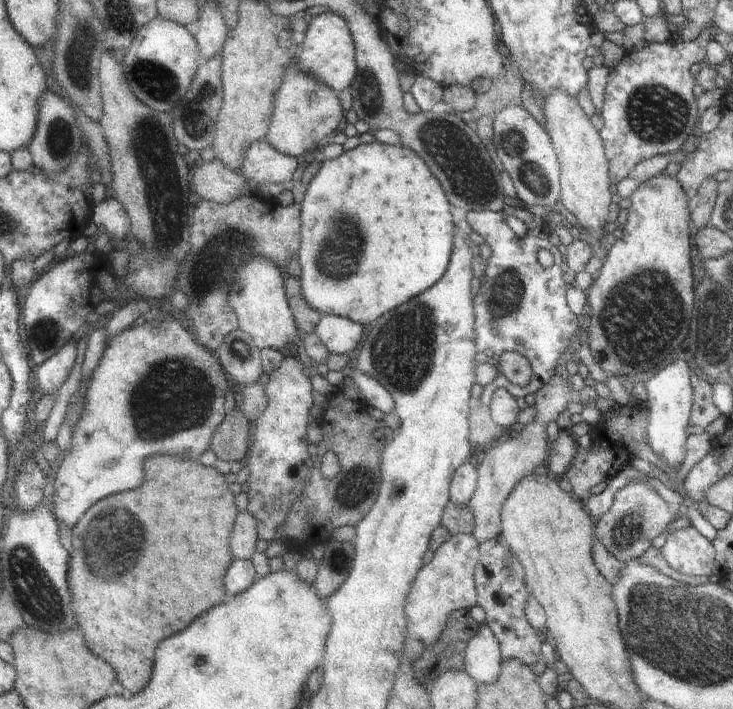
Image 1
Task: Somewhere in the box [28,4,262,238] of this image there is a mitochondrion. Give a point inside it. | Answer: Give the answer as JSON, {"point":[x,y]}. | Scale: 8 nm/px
{"point":[84,37]}

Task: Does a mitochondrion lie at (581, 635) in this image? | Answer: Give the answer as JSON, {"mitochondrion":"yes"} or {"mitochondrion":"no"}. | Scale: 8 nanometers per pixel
{"mitochondrion":"no"}

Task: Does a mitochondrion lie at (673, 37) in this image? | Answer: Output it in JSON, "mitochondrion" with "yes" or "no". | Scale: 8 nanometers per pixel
{"mitochondrion":"no"}

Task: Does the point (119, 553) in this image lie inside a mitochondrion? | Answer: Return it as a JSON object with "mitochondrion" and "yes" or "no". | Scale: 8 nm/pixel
{"mitochondrion":"yes"}

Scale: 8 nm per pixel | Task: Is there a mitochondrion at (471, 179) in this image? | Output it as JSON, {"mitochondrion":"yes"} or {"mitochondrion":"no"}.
{"mitochondrion":"yes"}

